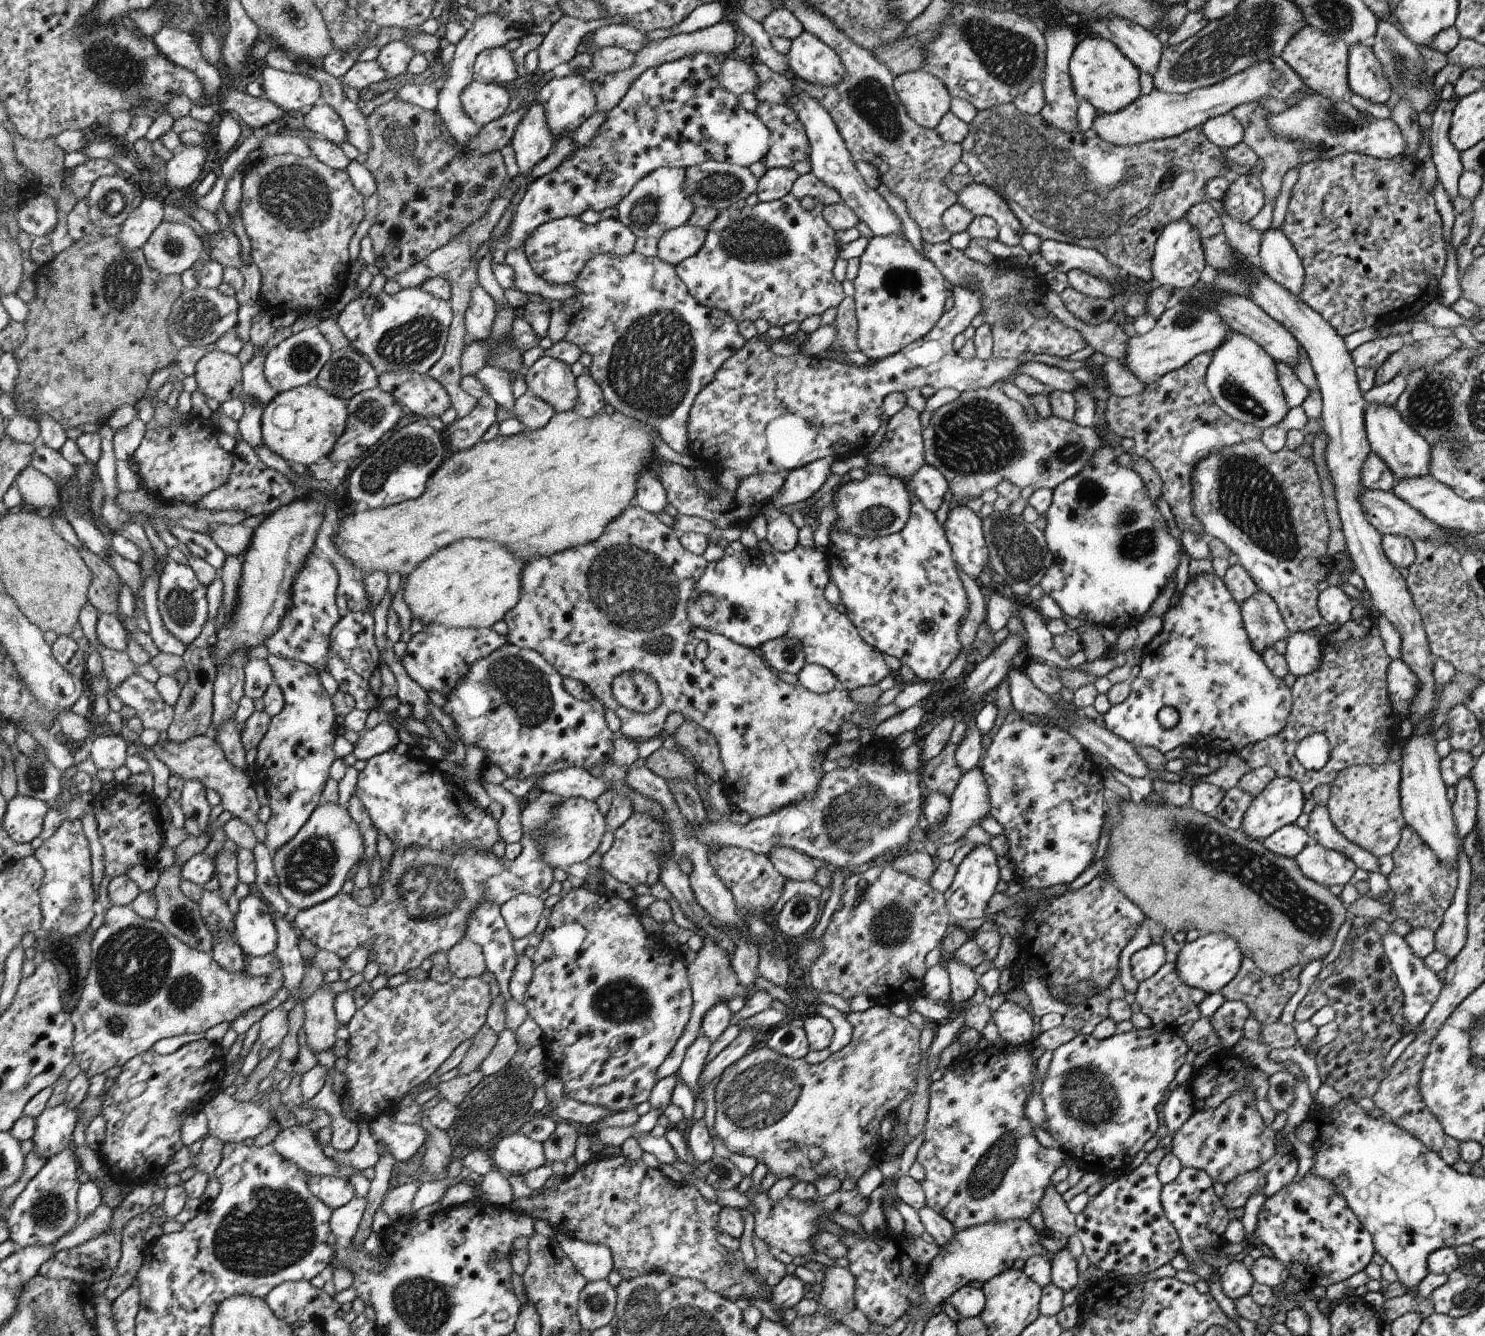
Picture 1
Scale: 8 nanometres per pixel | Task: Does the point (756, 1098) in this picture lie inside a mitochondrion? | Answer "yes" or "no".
yes

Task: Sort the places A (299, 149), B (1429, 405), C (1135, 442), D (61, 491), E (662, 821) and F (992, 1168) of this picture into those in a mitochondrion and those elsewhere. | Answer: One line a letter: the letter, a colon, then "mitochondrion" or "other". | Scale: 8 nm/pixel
A: mitochondrion
B: mitochondrion
C: other
D: other
E: other
F: mitochondrion

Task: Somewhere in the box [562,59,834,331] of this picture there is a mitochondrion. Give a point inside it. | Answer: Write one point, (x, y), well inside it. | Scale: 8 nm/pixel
(752, 240)

